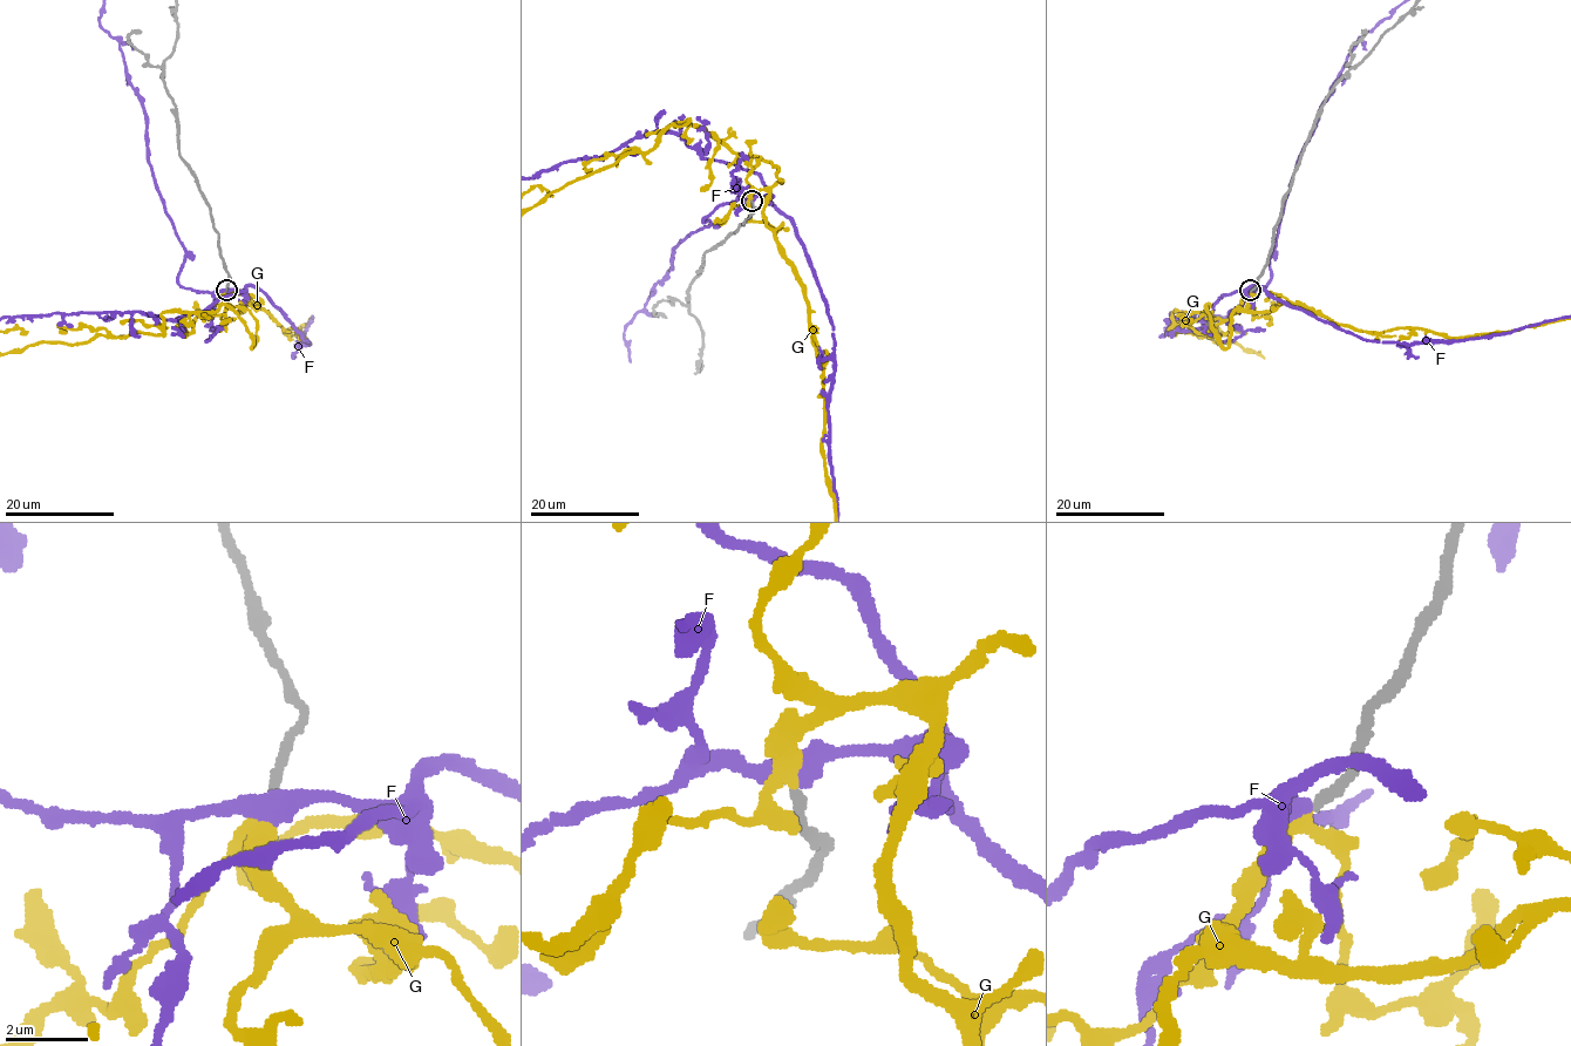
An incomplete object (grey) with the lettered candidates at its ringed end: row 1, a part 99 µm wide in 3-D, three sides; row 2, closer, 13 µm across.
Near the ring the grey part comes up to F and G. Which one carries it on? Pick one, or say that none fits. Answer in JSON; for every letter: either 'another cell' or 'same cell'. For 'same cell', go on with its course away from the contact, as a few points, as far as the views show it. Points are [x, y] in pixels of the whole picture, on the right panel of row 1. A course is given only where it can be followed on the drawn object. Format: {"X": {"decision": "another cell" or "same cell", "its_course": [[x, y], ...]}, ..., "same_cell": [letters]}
{"F": {"decision": "another cell"}, "G": {"decision": "same cell"}, "same_cell": ["G"]}

